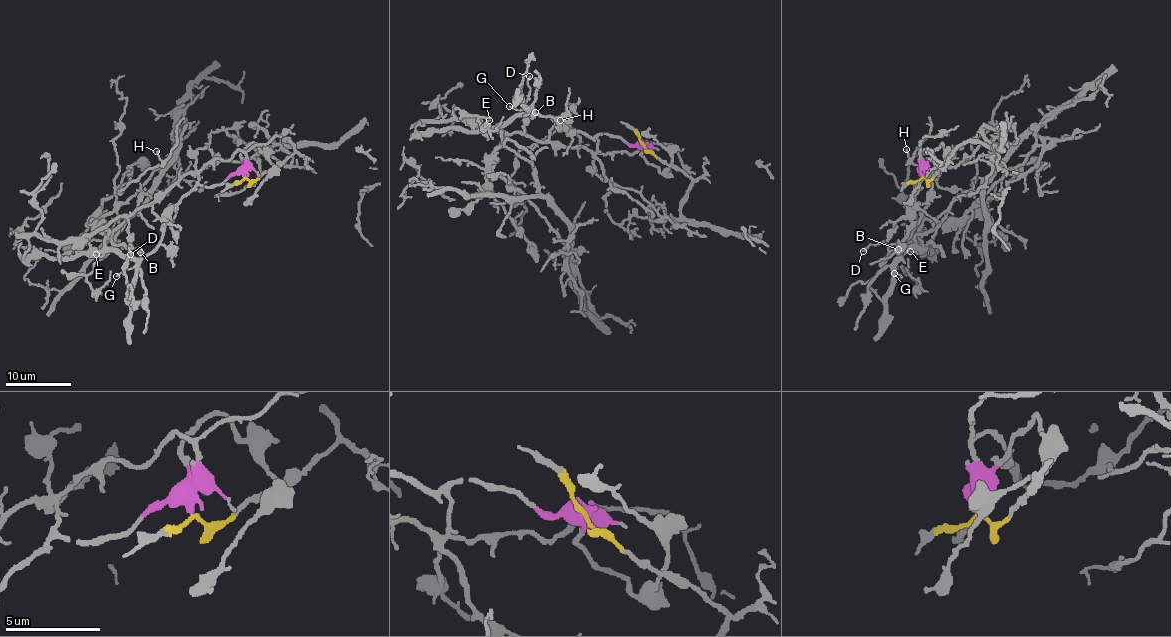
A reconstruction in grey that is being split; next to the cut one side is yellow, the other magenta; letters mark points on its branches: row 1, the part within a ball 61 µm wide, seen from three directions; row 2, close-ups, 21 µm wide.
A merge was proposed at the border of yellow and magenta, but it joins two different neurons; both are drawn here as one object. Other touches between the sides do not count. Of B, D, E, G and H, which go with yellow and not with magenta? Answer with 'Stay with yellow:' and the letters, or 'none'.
Stay with yellow: none

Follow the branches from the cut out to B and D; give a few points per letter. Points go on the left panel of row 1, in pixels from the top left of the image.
B: (244, 177), (245, 154), (237, 150), (228, 159), (210, 159), (182, 176), (128, 218), (128, 242), (141, 252)
D: (244, 177), (245, 154), (237, 150), (228, 159), (210, 159), (182, 176), (157, 200), (128, 218), (131, 254)

